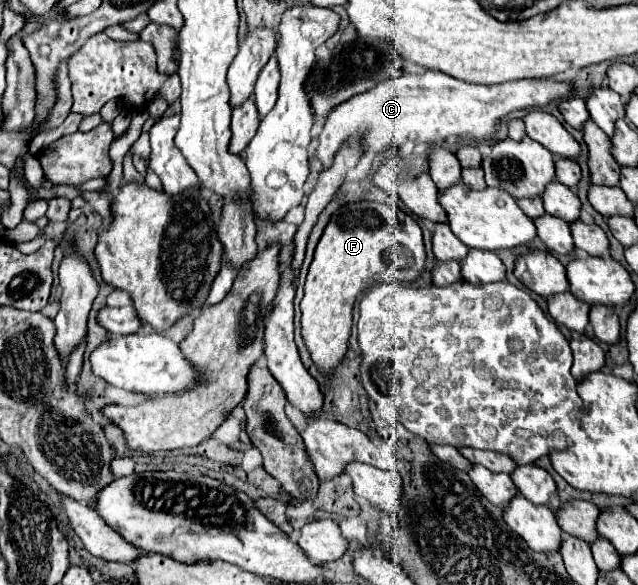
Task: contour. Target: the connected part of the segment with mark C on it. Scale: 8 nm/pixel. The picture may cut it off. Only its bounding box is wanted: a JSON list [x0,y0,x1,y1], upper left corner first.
[315,71,573,167]

